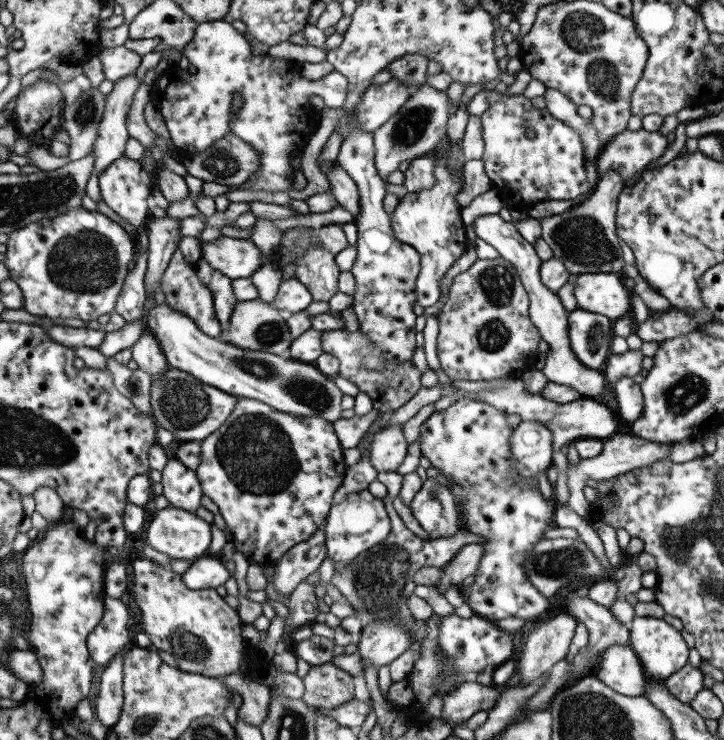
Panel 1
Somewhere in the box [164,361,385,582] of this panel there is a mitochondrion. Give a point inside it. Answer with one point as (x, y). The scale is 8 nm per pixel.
(254, 449)

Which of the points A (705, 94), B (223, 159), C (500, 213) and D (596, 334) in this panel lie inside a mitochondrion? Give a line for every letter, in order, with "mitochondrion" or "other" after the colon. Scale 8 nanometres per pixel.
A: other
B: mitochondrion
C: other
D: mitochondrion

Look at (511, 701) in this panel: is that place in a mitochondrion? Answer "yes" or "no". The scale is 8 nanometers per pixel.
no

